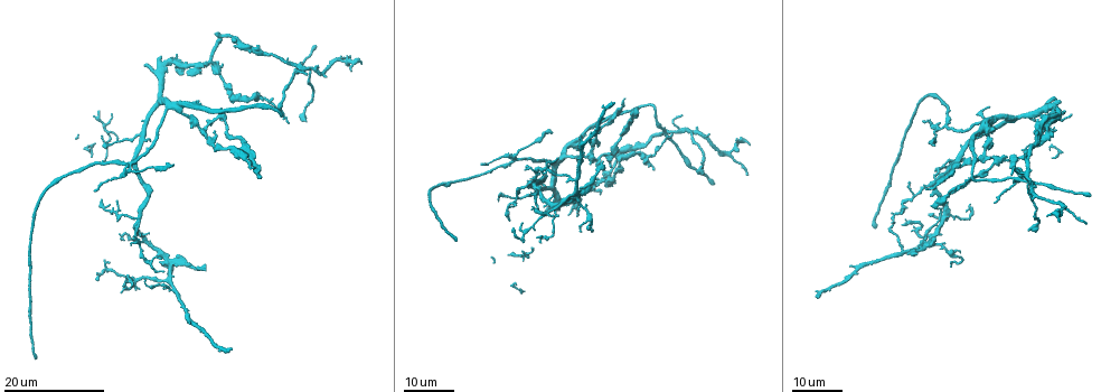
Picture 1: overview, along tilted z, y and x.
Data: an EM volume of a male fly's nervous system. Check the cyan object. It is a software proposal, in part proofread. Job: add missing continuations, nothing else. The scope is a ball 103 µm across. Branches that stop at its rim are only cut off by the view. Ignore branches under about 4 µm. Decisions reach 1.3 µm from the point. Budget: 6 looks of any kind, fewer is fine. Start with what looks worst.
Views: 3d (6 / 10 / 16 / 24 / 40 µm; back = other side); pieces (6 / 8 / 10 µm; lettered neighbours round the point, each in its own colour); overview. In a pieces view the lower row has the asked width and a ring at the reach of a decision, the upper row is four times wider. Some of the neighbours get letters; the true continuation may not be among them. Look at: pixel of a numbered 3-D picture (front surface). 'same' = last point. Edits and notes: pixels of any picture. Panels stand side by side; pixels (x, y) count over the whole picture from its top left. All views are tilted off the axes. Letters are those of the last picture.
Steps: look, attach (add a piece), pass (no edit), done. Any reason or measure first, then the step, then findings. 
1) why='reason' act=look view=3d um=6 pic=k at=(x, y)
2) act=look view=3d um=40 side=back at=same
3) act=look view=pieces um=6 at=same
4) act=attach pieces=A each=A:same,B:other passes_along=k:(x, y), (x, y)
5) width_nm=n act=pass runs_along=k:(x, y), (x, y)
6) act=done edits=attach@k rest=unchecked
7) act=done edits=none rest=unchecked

why='branch stops here' act=look view=3d um=16 pic=1 at=(935, 145)

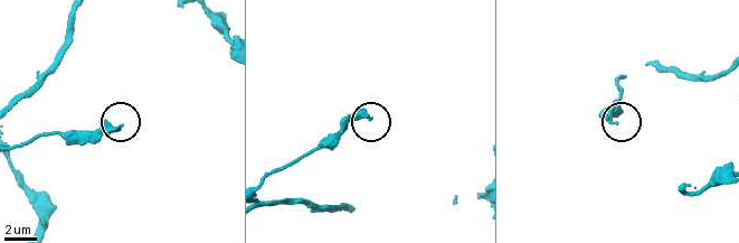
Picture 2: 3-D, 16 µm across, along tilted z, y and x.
why='see the neighbours' act=look view=pieces um=8 pic=2 at=(613, 123)

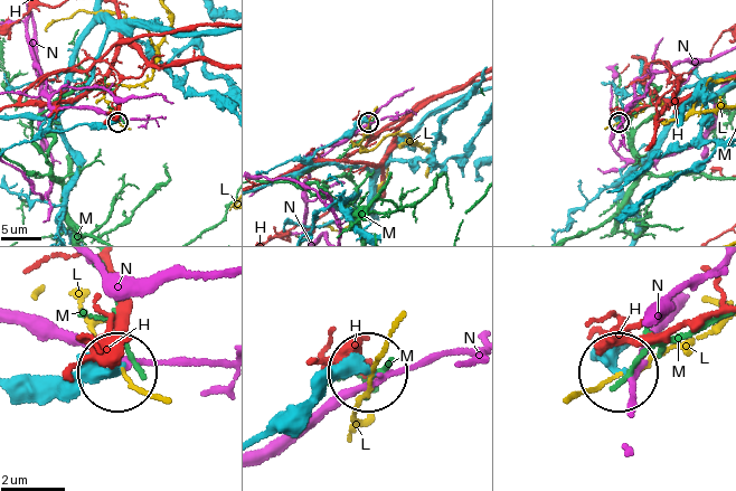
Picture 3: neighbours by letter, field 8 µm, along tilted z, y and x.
act=pass each=H:other,L:other,M:other,N:other runs_along=3:(264, 437), (303, 421), (336, 376), (365, 371) found='none of them fits'

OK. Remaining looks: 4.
why='an open end' act=look view=3d um=16 pic=1 at=(289, 122)

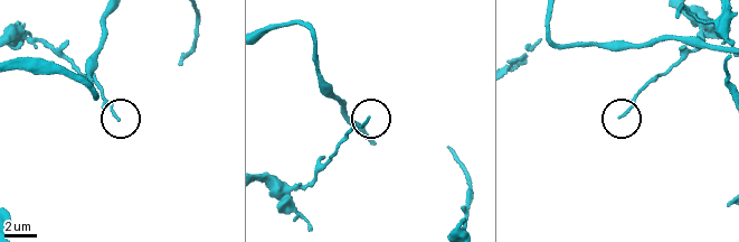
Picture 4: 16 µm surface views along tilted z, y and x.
act=look view=pieces um=8 pic=4 at=(117, 120)

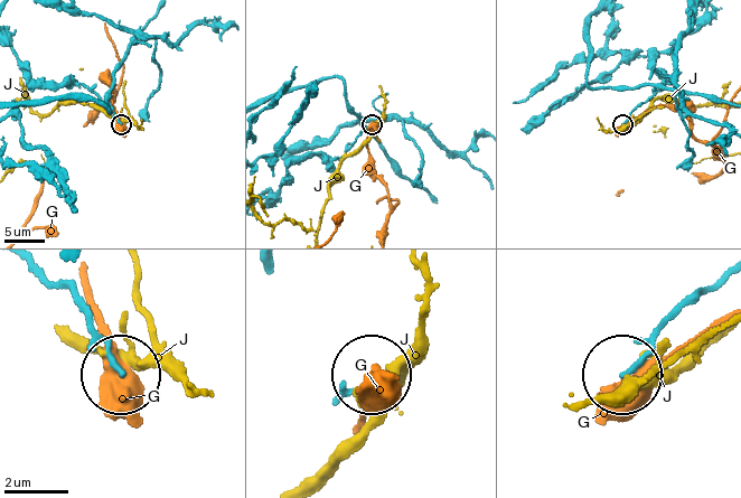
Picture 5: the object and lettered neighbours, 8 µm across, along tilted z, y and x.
act=pass each=G:other,J:other runs_along=5:(727, 273), (674, 311), (628, 372) found='none of them fits'

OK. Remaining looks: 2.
why='free end' act=look view=3d um=24 pic=1 at=(637, 110)

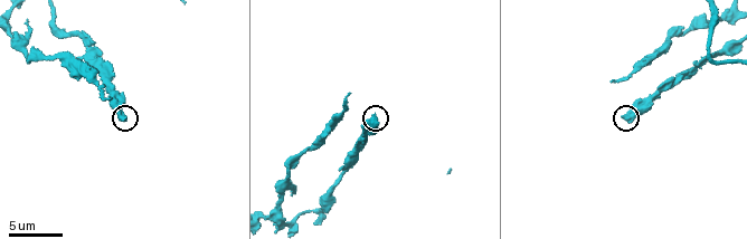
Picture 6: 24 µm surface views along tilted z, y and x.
act=look view=pieces um=8 pic=6 at=(372, 117)

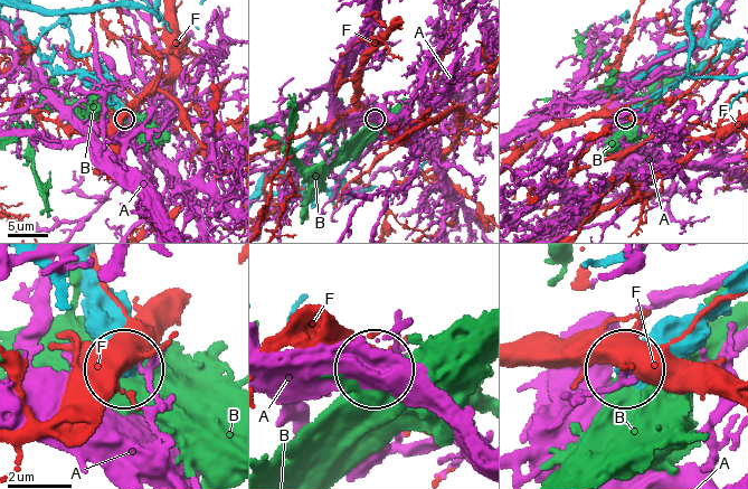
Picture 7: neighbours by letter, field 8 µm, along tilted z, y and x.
act=pass each=A:other,B:other,F:other found='no lettered piece goes on from it'

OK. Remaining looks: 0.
act=done edits=none rest=unchecked

